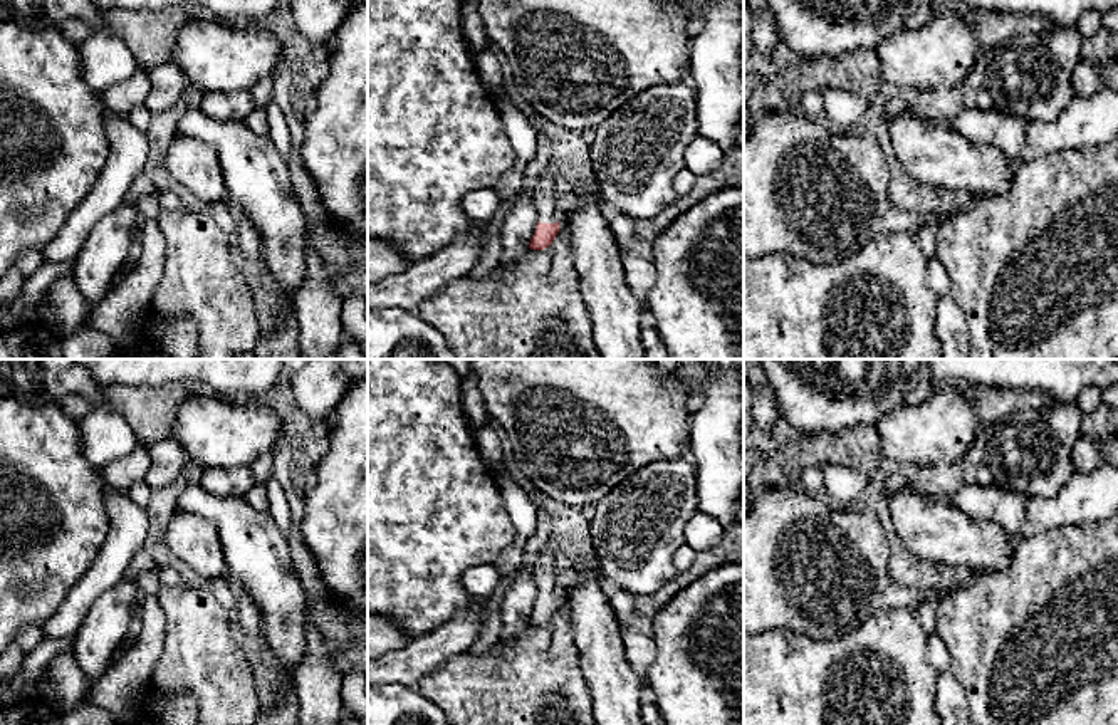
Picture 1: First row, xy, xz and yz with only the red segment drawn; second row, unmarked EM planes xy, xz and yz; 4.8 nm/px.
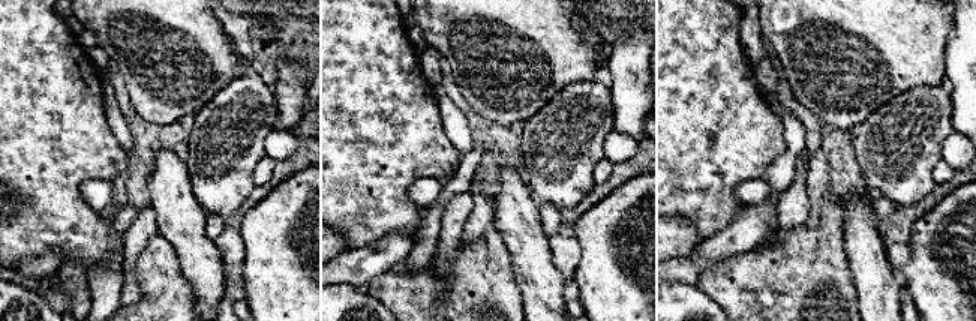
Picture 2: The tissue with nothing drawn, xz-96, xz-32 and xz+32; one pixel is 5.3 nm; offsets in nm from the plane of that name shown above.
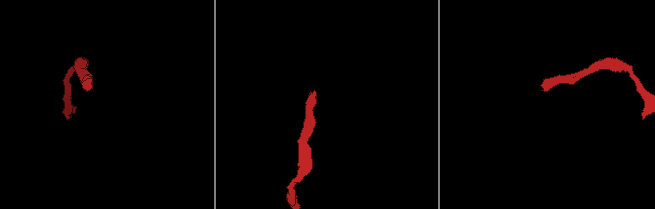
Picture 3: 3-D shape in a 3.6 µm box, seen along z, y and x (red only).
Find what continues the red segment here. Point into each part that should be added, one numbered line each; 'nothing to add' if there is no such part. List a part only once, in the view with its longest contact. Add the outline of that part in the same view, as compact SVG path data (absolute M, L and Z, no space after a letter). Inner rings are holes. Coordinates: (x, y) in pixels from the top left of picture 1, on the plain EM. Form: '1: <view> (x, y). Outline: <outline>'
1: xz (544, 573). Outline: M549 545L542 547L535 567L534 567L534 581L537 584L537 597L541 599L557 599L559 586L556 582L557 566L554 552Z

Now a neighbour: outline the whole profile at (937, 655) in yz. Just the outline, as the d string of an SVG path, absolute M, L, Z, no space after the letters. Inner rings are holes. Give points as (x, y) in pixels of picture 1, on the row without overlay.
M937 634L927 638L927 661L938 671L938 675L950 668L950 653Z

